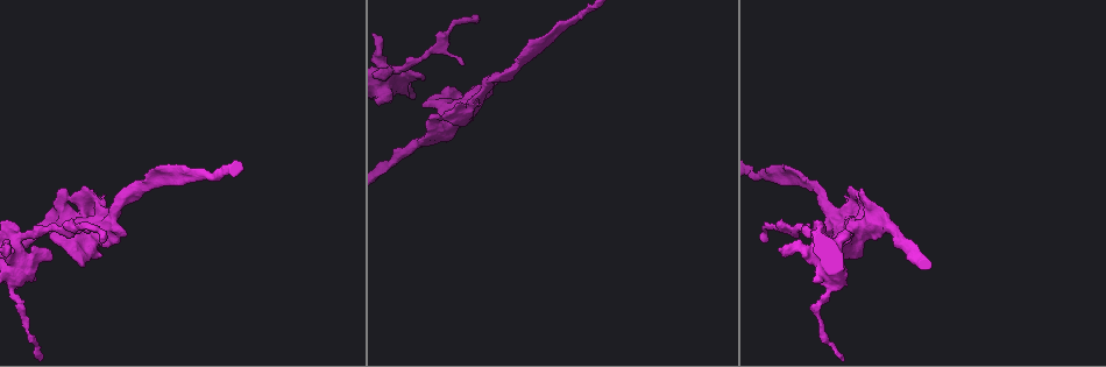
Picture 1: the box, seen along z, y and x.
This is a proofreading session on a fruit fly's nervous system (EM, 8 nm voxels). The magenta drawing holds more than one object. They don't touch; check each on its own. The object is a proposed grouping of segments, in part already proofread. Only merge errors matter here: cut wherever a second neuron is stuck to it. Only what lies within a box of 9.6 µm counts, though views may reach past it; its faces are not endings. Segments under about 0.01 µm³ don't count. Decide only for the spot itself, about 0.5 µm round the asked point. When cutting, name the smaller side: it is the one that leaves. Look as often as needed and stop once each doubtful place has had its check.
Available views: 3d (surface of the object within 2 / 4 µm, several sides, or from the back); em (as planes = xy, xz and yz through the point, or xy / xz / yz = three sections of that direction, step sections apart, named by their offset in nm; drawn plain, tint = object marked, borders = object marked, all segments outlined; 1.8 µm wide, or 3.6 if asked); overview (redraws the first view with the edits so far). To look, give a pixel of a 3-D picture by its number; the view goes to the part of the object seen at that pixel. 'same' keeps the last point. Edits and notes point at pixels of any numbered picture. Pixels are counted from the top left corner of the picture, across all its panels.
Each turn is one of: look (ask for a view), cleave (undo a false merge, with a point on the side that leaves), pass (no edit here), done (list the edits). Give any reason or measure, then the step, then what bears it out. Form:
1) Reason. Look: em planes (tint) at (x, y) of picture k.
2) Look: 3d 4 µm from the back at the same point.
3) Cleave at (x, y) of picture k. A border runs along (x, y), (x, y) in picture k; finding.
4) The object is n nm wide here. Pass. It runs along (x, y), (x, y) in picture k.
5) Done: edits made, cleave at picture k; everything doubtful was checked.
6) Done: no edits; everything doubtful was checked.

Touches itself. Look: em xz step 4 (tint) at (186, 171) of picture 1.

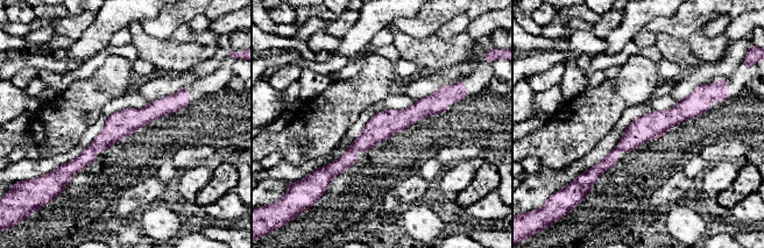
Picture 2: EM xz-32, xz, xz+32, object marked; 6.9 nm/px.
Cut it another way. Look: em planes (tint) at the same point.

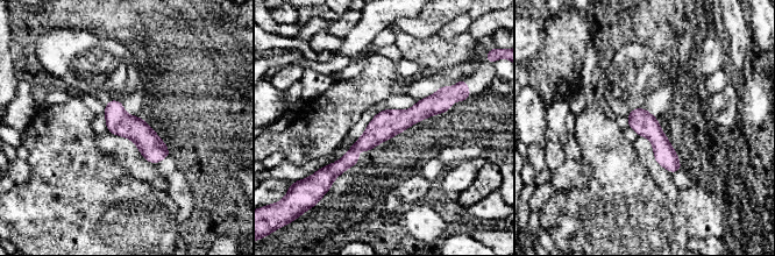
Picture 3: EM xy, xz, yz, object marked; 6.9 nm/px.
Pass. It runs along (443, 90), (331, 170) in picture 3; continuous, no second neuron.

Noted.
A fork. Look: em planes (borders) at (807, 182) of picture 1.

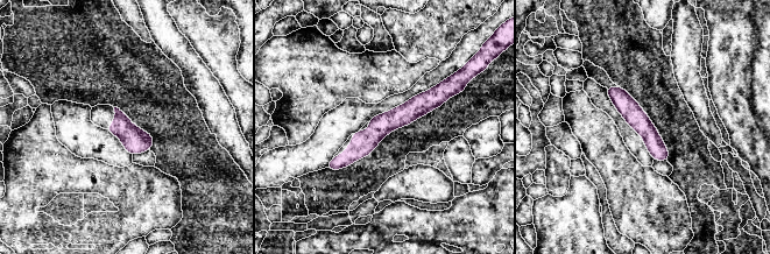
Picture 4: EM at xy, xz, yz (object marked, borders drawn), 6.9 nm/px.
Pass. It runs along (444, 91), (386, 122), (331, 166) in picture 4; one neuron here.

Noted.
Calibre changes. Look: em 3.6 µm planes (tint) at (88, 240) of picture 1.

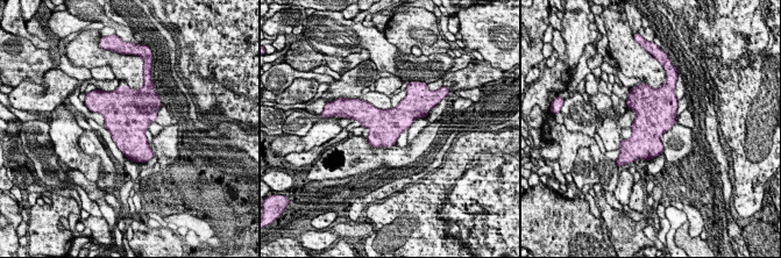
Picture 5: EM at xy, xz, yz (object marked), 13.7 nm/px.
The object is 460 nm wide here. Pass. One neuron here.

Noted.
Done: no edits; everything doubtful was checked.

